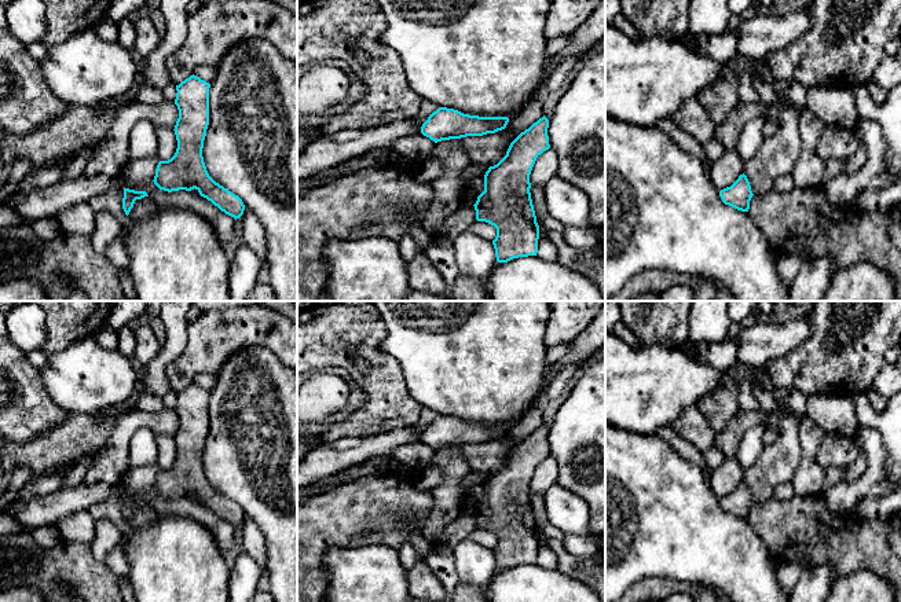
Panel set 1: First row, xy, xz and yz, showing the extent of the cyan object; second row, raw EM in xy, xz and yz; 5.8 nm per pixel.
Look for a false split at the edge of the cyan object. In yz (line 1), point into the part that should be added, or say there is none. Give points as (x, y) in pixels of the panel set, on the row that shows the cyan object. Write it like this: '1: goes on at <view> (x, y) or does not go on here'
1: does not go on here

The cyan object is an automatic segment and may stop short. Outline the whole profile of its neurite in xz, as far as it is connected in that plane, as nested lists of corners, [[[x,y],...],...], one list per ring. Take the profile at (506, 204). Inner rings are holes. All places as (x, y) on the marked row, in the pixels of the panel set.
[[[543,115],[521,132],[506,155],[484,175],[484,191],[473,206],[477,221],[497,228],[492,245],[498,263],[538,253],[539,225],[530,175],[536,158],[550,148],[547,128],[549,120]]]

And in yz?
[[[744,173],[730,187],[719,191],[719,197],[725,205],[741,212],[748,212],[752,195],[750,181]]]

